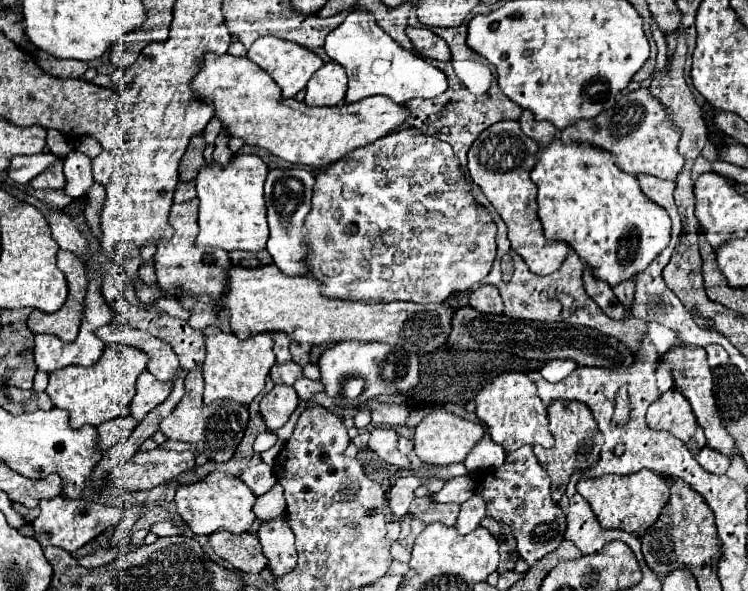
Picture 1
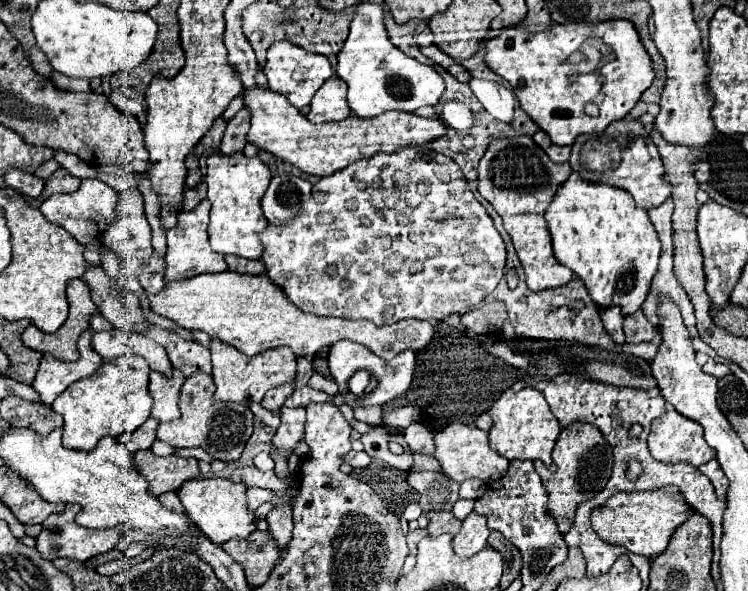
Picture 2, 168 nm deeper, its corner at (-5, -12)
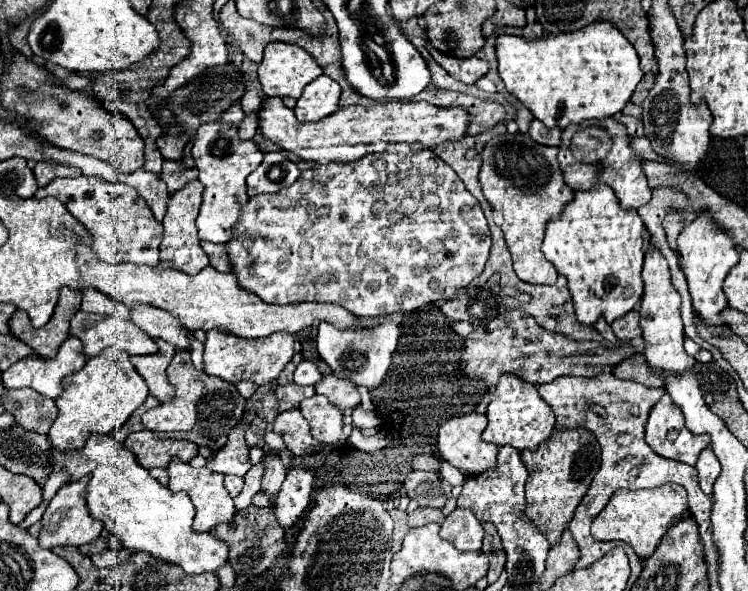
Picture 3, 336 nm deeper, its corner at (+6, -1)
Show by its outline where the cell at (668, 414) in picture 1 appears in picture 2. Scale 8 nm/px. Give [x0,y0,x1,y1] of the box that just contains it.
[649,410,715,466]

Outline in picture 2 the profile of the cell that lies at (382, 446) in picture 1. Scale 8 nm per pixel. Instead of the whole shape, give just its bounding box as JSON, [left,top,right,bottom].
[407,472,459,512]

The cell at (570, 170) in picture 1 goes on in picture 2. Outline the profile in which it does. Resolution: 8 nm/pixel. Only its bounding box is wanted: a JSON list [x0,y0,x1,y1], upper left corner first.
[545,172,661,314]

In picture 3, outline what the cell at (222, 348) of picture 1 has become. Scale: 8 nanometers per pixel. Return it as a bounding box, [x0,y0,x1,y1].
[204,329,294,385]

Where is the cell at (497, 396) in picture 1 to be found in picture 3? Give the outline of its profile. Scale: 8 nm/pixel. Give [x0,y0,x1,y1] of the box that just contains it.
[482,375,554,451]

